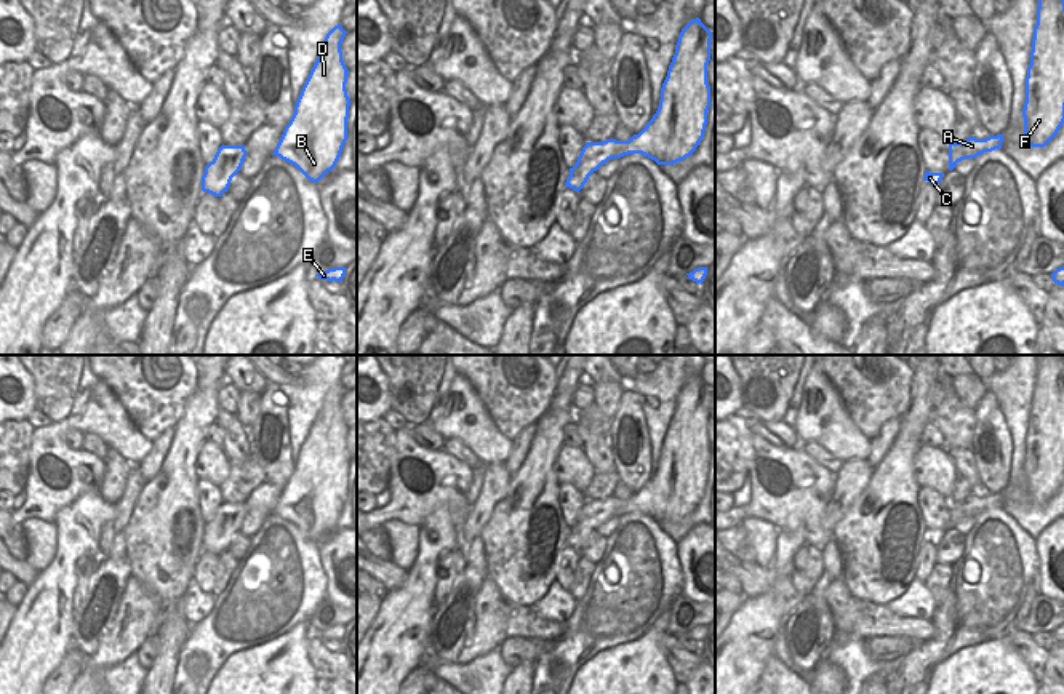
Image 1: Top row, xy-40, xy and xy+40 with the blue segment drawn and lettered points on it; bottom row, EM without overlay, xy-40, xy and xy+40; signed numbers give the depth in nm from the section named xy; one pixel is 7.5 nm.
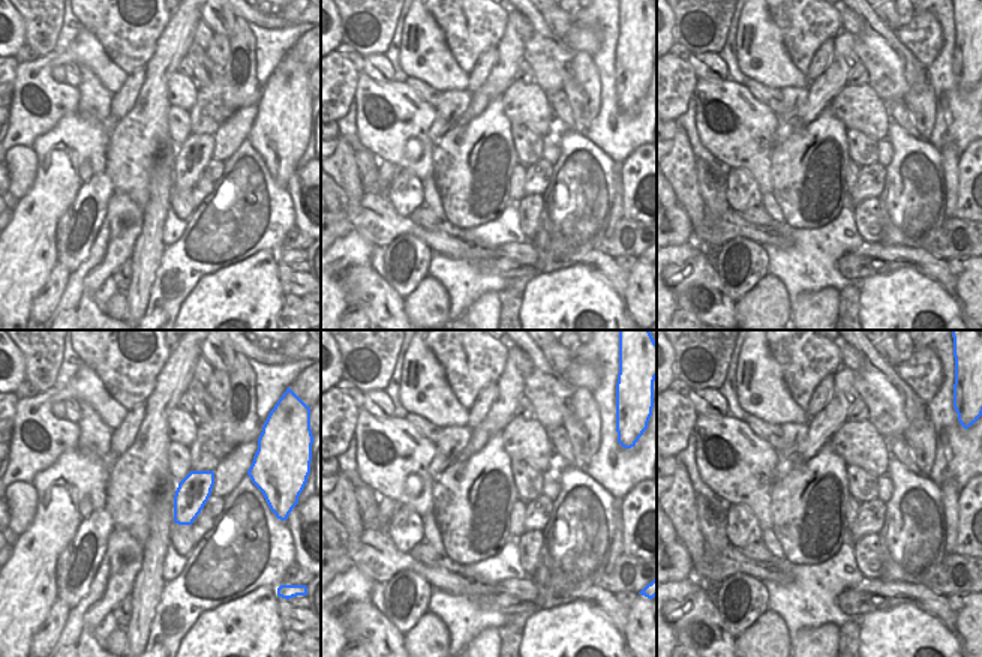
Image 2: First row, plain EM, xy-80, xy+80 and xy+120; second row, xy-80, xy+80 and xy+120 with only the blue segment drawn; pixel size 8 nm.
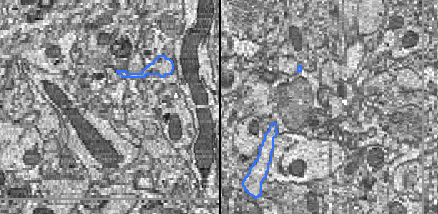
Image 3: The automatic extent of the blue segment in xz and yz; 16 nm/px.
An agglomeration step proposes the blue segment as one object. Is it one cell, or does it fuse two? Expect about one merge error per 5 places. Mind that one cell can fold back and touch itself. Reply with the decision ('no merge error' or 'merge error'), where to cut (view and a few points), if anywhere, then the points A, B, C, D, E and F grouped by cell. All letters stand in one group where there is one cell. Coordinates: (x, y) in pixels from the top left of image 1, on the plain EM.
no merge error; cut none; groups A B C D E F

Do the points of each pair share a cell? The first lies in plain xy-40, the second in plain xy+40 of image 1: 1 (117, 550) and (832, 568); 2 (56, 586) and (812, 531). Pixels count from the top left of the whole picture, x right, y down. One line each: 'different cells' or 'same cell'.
1: same cell
2: different cells

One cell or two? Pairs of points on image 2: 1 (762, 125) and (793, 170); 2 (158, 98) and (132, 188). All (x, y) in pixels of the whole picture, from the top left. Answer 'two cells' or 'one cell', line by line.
1: two cells
2: one cell

